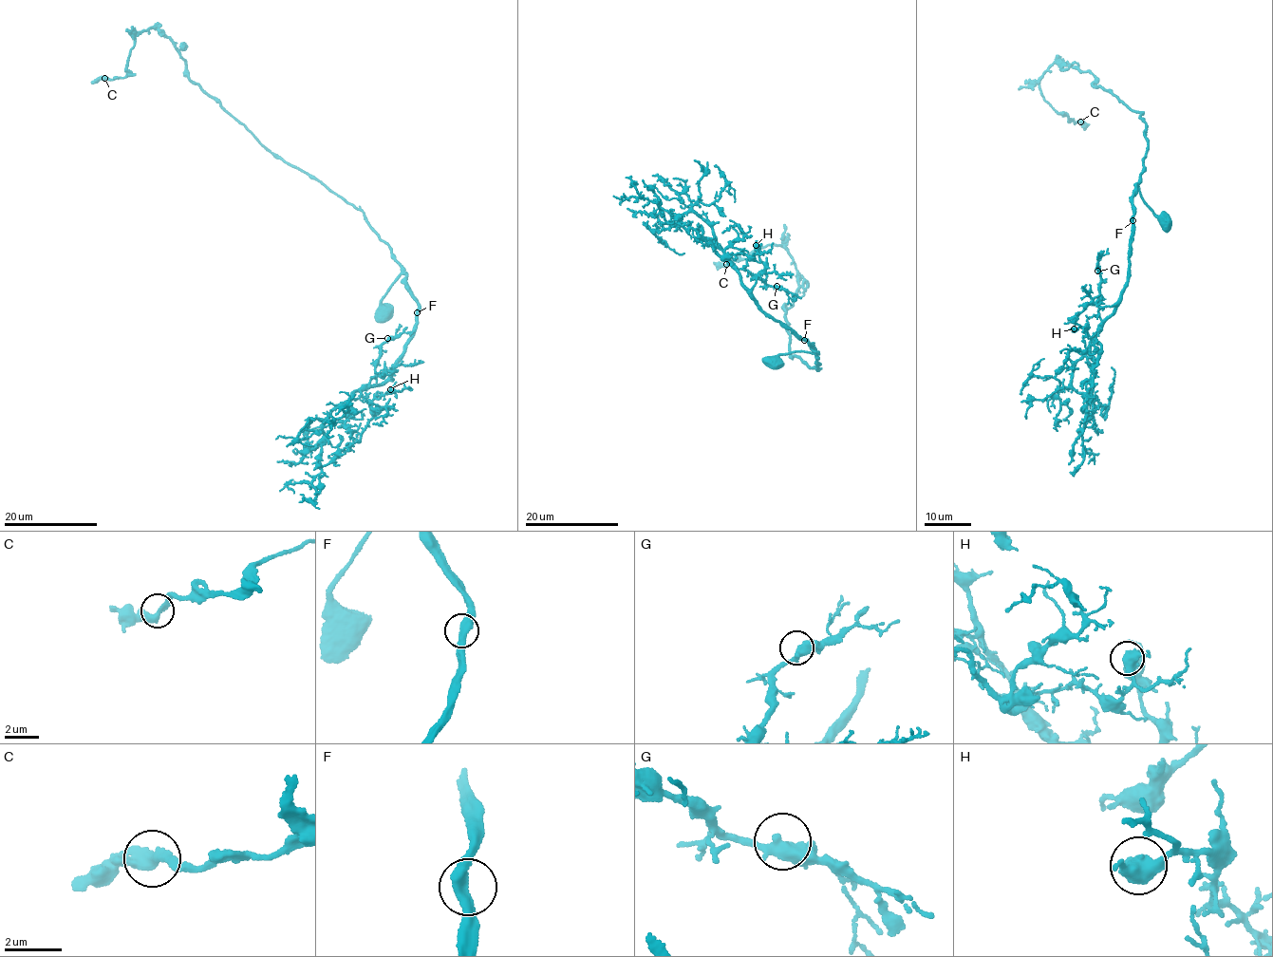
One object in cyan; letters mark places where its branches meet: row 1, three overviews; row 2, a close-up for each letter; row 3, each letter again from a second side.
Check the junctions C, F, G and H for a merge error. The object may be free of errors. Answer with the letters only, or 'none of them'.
none of them

